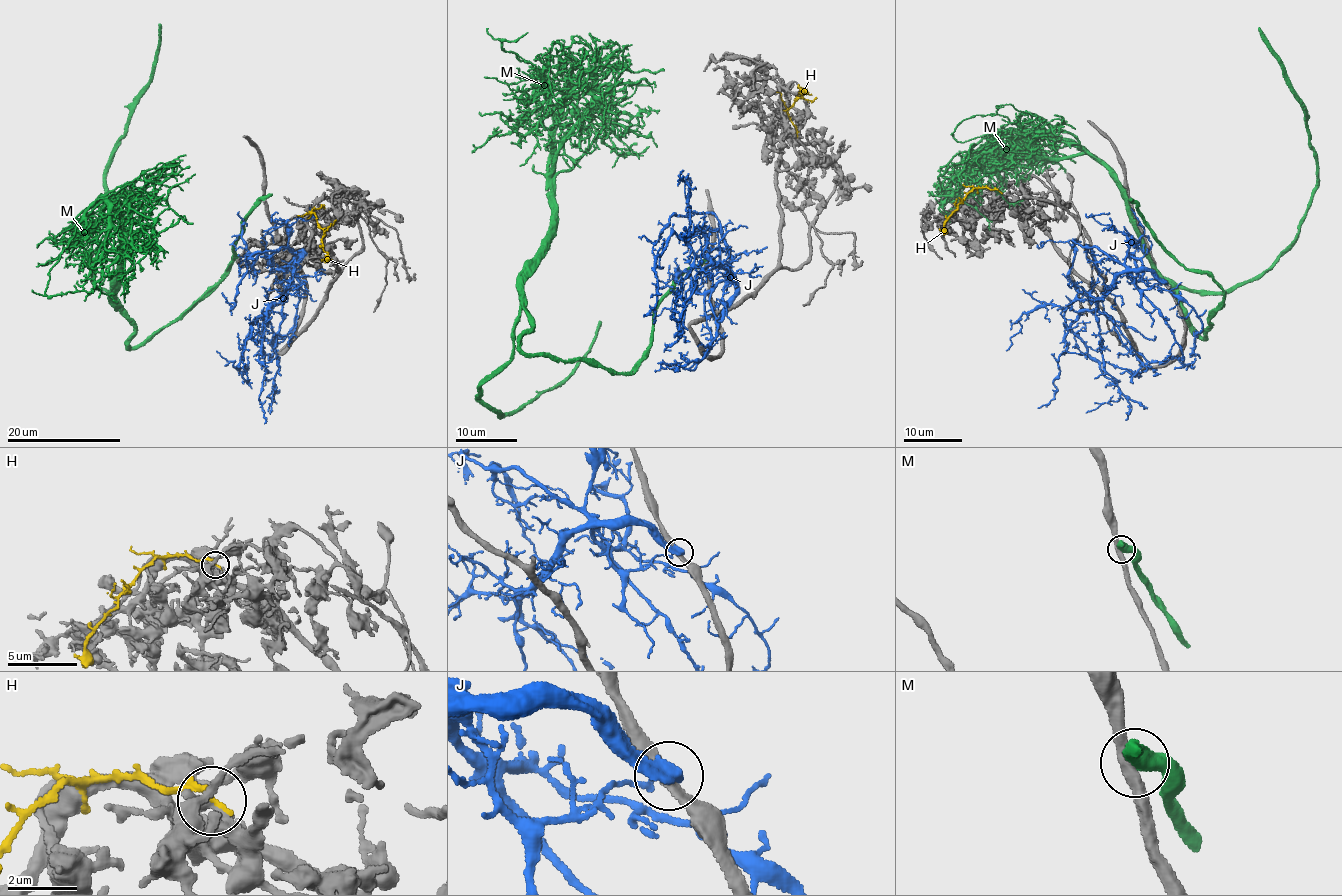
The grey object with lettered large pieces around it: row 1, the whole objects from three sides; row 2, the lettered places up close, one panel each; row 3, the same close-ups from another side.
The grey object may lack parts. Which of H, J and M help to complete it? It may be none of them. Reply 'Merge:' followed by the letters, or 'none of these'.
Merge: none of these

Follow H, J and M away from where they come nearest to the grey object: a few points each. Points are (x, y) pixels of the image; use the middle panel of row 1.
H: (797, 133), (796, 125), (788, 116), (788, 108), (802, 95), (799, 90), (804, 90), (798, 84)
J: (718, 321), (732, 302), (736, 279), (695, 254), (690, 244), (674, 233), (655, 261), (658, 282), (653, 322)
M: (707, 260), (655, 310), (631, 371), (531, 355), (523, 309), (479, 399), (501, 416), (562, 381), (600, 320)

